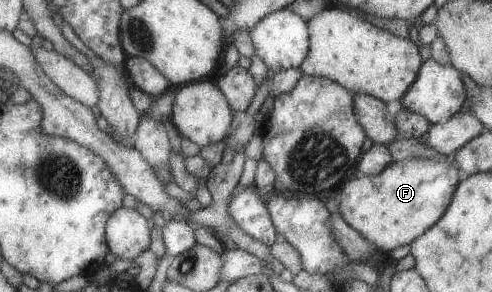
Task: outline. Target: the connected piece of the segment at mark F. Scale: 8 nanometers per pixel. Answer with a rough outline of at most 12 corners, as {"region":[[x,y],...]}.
{"region":[[410,157],[340,189],[339,217],[384,253],[446,212],[448,160]]}

